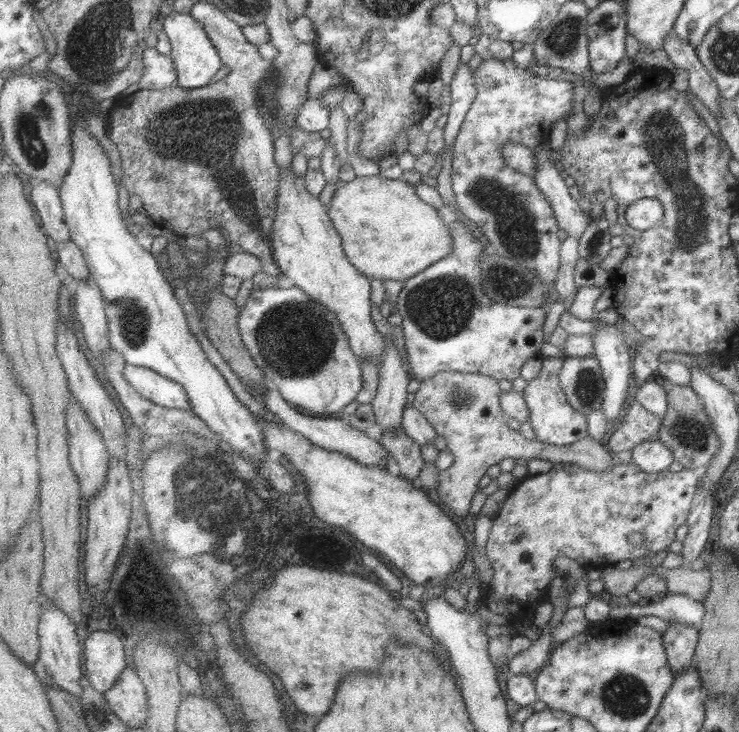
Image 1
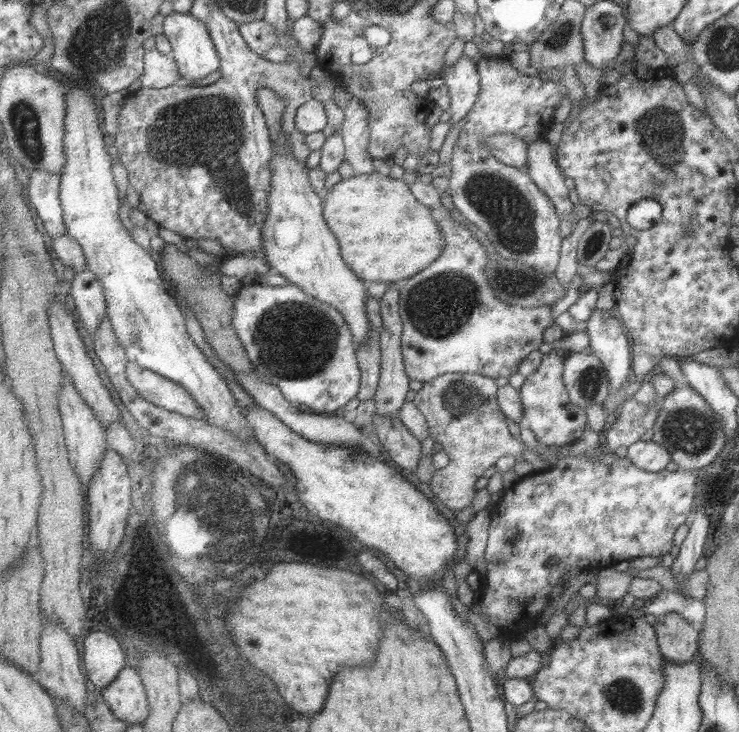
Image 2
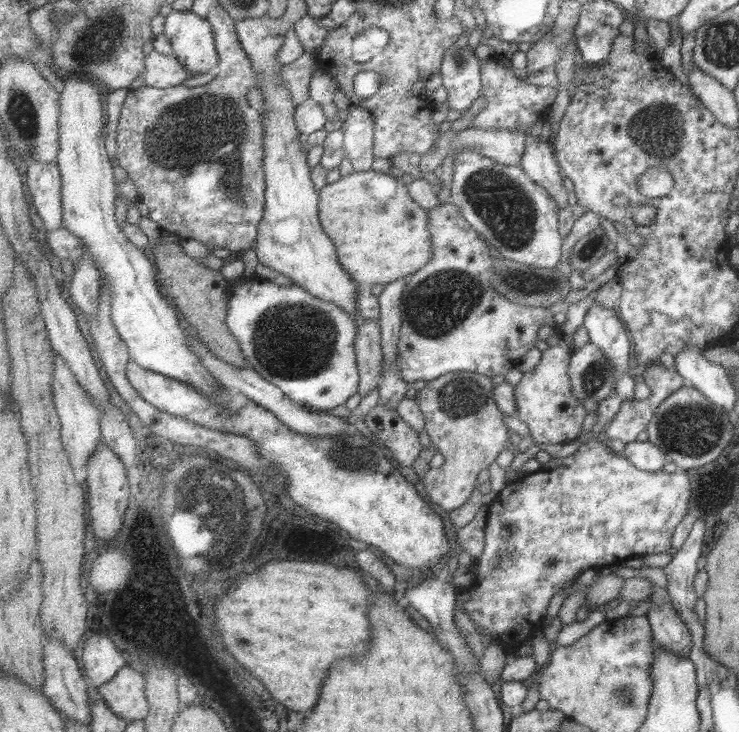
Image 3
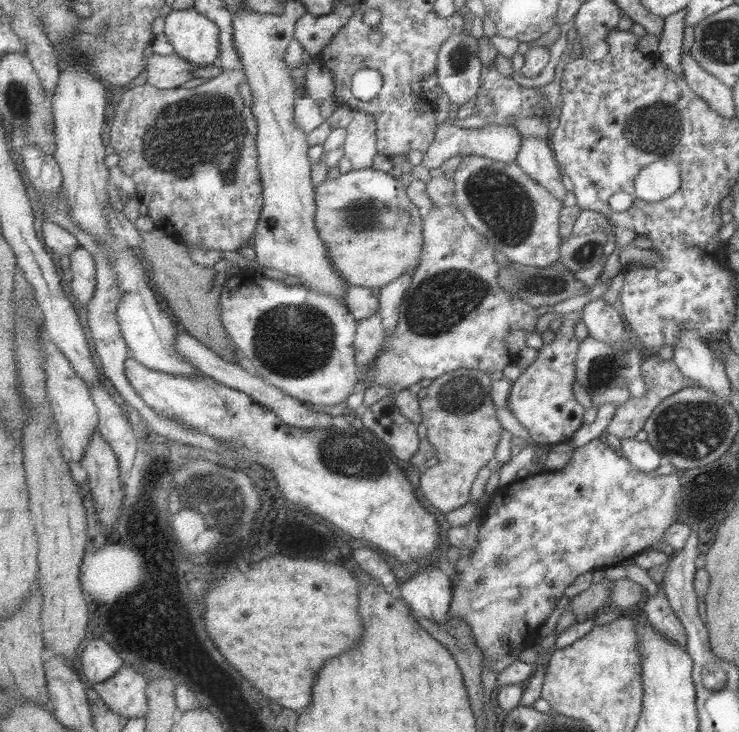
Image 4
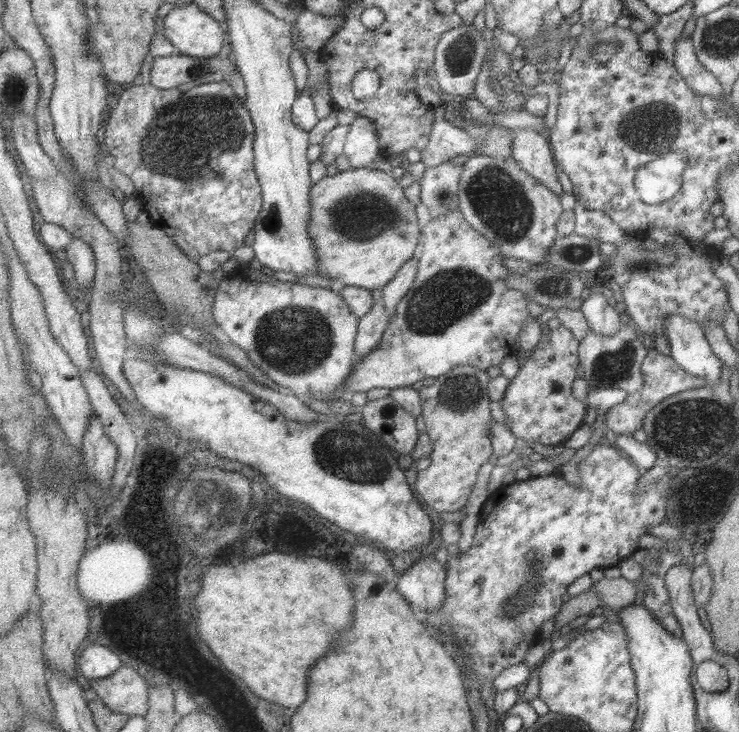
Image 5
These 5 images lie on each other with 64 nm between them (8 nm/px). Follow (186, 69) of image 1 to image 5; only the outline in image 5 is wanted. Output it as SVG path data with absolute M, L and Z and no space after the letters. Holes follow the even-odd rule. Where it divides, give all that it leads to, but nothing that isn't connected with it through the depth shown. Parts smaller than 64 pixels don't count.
M195 2L170 11L163 34L181 54L197 59L219 56L227 38L225 26Z

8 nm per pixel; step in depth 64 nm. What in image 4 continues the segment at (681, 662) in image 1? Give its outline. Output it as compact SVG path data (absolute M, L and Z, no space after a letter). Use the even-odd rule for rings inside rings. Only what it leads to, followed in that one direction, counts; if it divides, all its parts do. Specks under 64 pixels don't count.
M669 557L665 564L653 565L647 569L647 573L651 575L651 579L657 583L657 594L655 596L647 595L645 604L643 604L642 614L655 631L663 634L663 638L673 640L675 644L679 644L679 646L685 648L684 629L669 606L668 600L662 590L663 571L668 562Z

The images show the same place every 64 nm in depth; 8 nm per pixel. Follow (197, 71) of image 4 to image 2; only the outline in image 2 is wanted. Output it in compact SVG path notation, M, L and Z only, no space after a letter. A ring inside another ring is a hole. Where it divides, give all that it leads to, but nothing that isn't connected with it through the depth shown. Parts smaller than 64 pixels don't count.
M154 49L146 52L145 73L141 78L142 88L167 88L183 82L179 66L173 56Z

